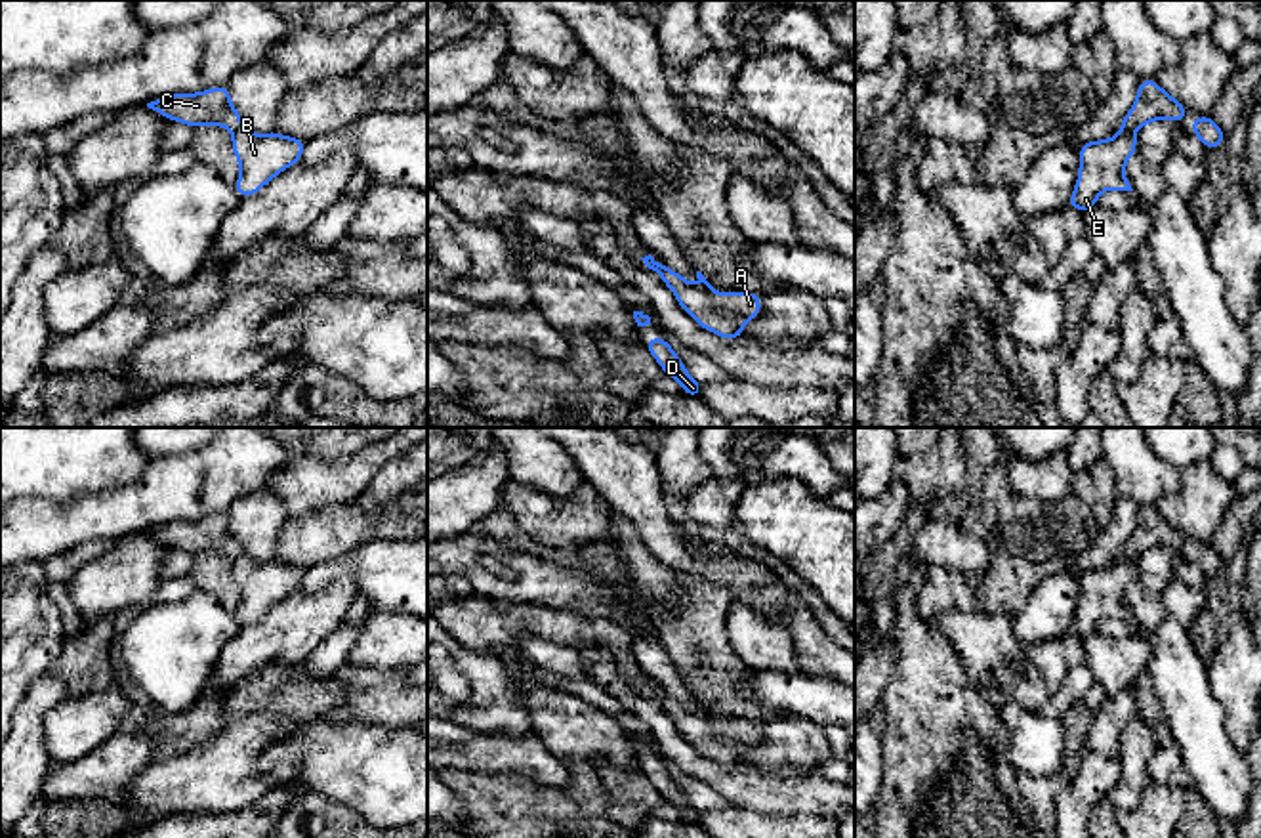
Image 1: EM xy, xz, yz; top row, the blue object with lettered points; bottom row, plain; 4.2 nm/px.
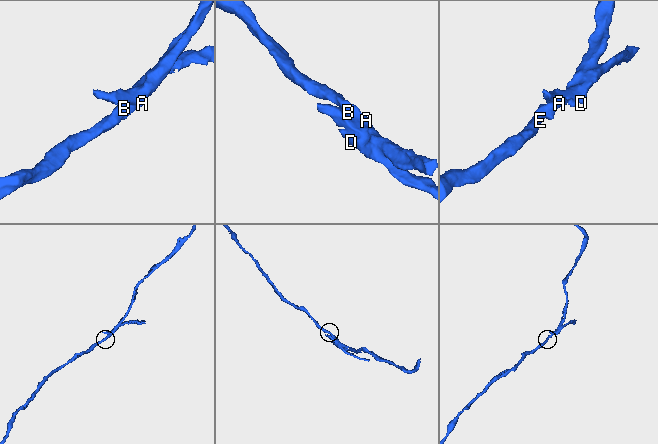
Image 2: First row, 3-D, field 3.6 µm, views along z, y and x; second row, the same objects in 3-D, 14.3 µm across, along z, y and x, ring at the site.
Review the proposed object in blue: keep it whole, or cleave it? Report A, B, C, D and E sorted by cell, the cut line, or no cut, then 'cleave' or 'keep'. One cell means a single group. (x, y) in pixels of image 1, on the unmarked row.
A B E / C D; cut in yz along (1122, 556), (1134, 560); cleave

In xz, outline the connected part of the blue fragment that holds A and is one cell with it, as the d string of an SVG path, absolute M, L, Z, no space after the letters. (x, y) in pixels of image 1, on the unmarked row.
M660 691L662 708L675 720L679 733L706 758L727 767L742 765L742 752L759 743L761 725L752 720L715 722L712 710L696 699L698 714Z

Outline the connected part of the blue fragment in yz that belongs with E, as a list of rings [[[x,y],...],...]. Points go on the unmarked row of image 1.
[[[1122,557],[1105,569],[1087,569],[1080,575],[1080,601],[1068,634],[1085,639],[1097,632],[1106,617],[1133,618],[1124,605],[1127,586],[1137,580],[1135,559]]]

